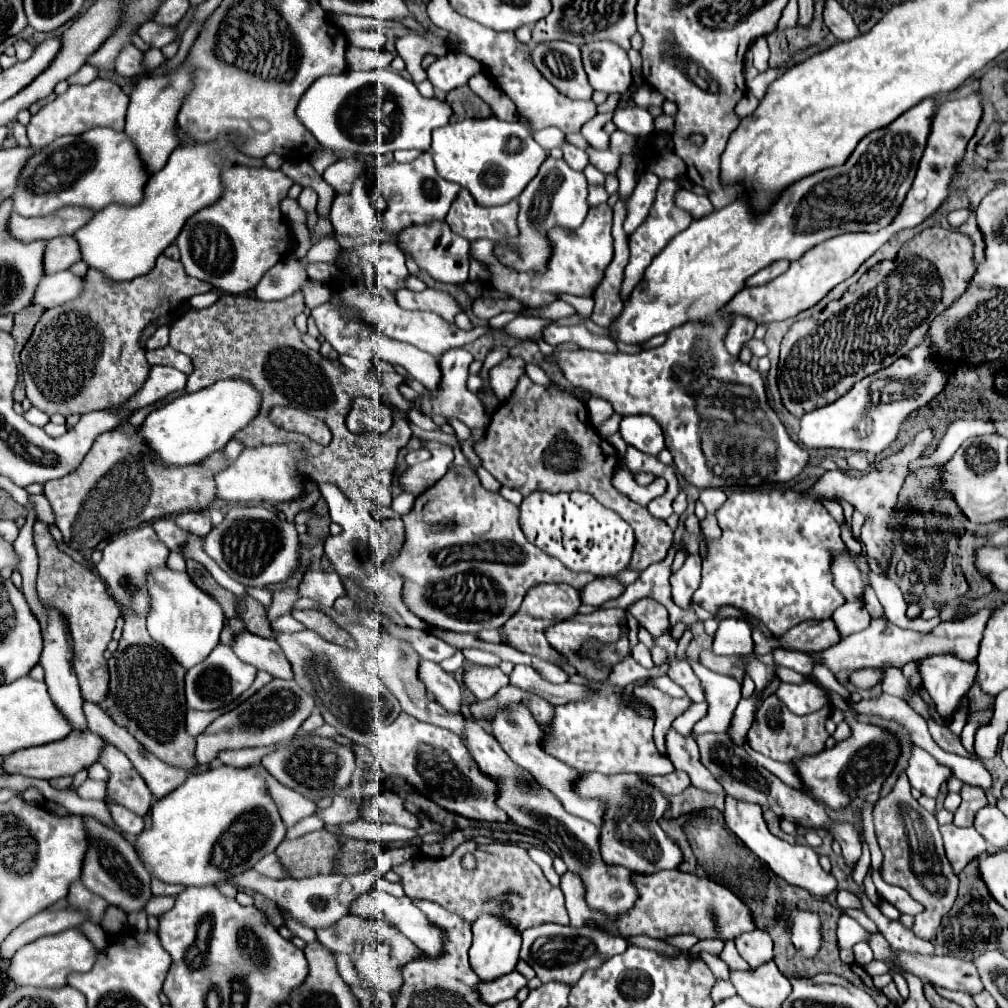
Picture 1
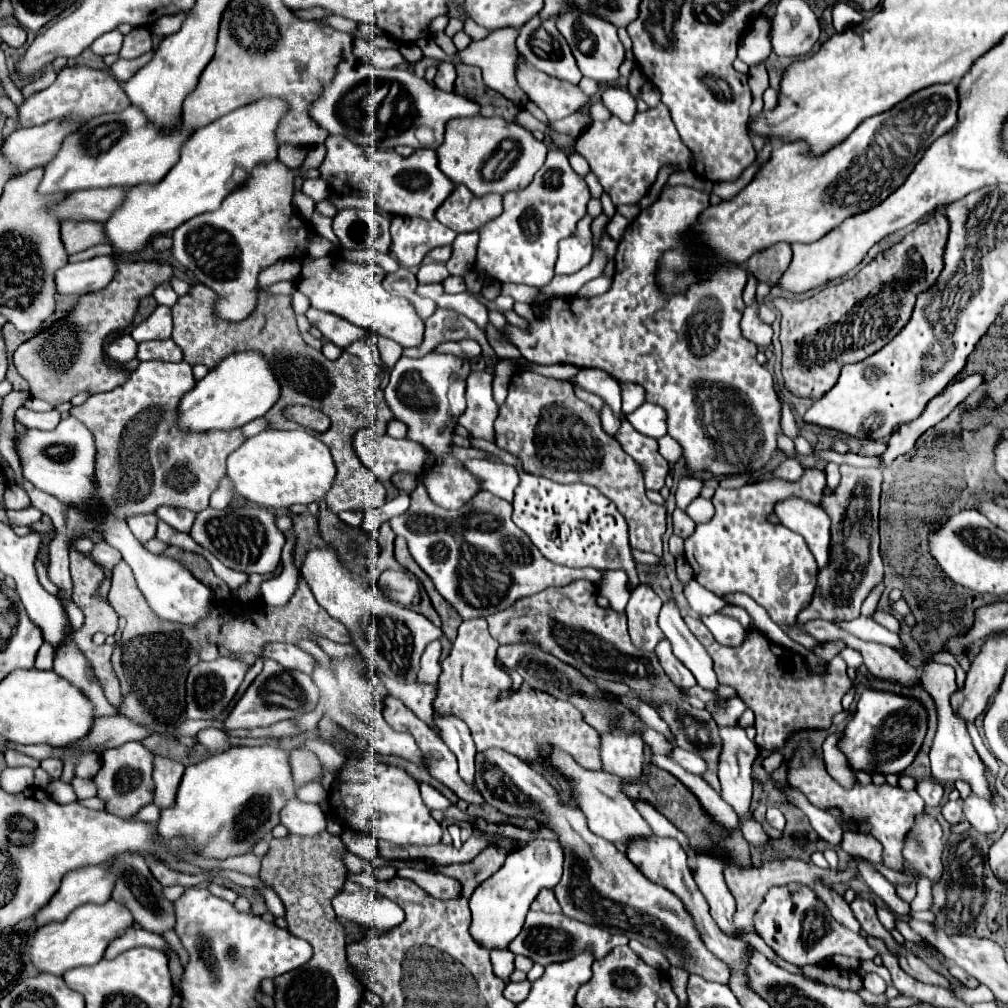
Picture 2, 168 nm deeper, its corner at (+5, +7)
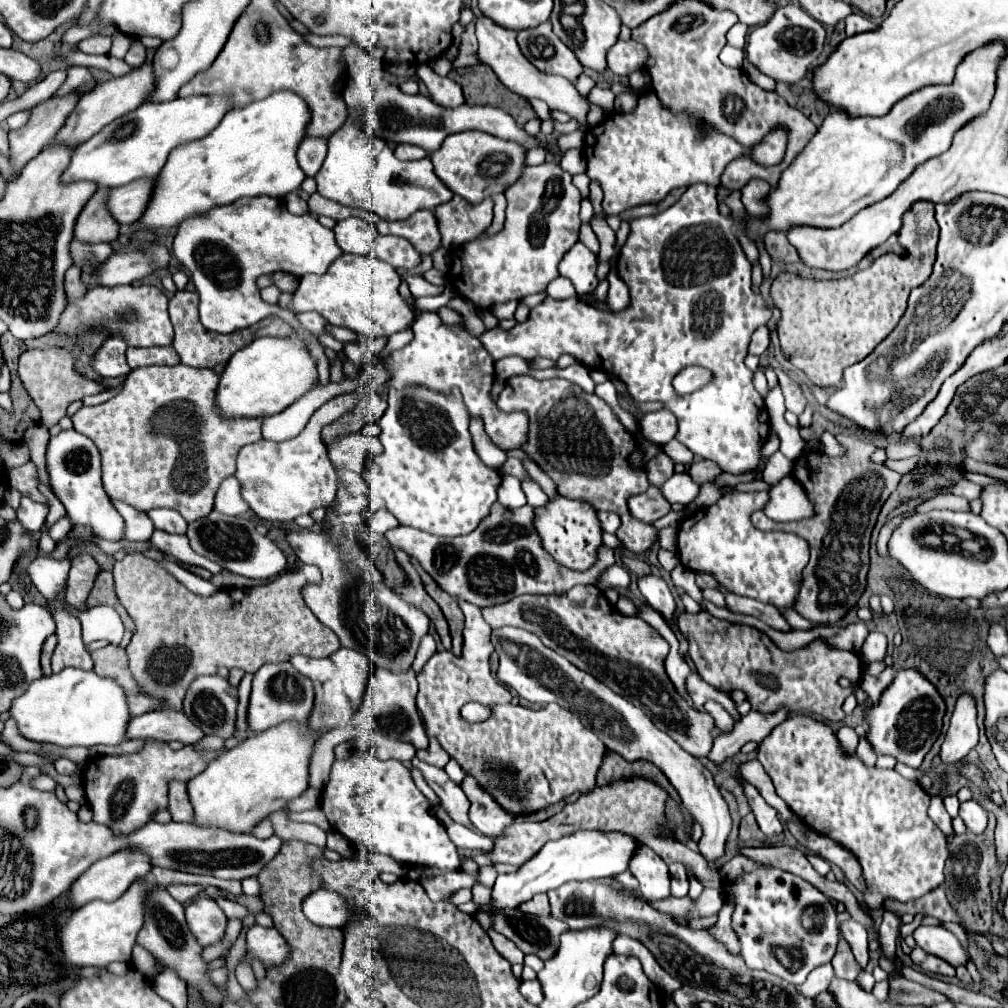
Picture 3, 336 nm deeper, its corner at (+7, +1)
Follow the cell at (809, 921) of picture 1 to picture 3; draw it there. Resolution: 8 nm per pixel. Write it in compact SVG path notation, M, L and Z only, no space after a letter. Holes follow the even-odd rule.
M767 868L767 870L755 870L751 874L745 874L737 878L733 886L733 896L737 902L735 914L733 914L733 930L739 936L741 942L741 956L745 958L749 968L763 968L795 986L803 984L807 974L831 962L831 958L837 952L839 944L839 930L837 930L837 912L831 904L831 900L821 894L817 888L813 888L809 882L805 882L799 876L793 876L789 872L783 872L779 868Z

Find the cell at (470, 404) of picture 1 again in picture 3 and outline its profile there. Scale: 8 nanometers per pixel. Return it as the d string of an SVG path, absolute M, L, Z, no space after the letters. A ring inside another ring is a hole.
M405 384L403 388L389 386L387 410L379 420L383 444L383 454L371 456L373 470L367 464L365 480L369 490L381 496L387 504L387 510L397 516L401 524L431 532L435 536L461 536L469 534L477 528L481 518L489 514L491 504L497 500L497 486L501 476L485 466L473 450L471 434L469 434L469 412L465 412L465 404L461 404L461 392L433 392L433 388L425 388L425 384Z

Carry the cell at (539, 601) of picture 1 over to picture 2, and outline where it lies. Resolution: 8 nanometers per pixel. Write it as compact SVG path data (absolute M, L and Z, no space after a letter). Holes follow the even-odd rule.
M575 580L561 588L547 588L535 596L519 598L513 606L487 616L489 632L499 644L515 642L523 630L529 630L533 638L543 642L543 650L551 650L559 660L583 670L583 674L623 682L643 702L661 702L655 710L661 720L667 722L675 744L683 750L699 750L703 758L715 766L719 760L719 726L707 710L693 708L687 698L689 694L675 686L663 672L663 666L655 652L639 650L631 644L627 634L627 616L613 608L601 608L597 604L599 590L589 580Z

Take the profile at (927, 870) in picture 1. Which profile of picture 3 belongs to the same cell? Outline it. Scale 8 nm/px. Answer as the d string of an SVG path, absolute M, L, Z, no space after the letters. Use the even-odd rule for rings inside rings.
M884 910L881 928L881 944L883 944L883 954L879 964L885 968L887 974L897 974L895 966L893 966L893 958L896 958L896 942L899 938L899 924L901 924L901 916L891 910Z

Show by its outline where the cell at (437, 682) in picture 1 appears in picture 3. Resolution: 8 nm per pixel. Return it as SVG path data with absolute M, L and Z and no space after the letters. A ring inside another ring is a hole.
M465 774L461 788L463 788L465 796L469 796L469 802L471 802L469 820L481 834L495 838L507 826L513 824L513 814L509 814L505 808L501 808L501 804L497 804L493 800L493 796L489 796L489 792L485 792L481 788L481 784L475 784L475 780L471 780L471 776Z

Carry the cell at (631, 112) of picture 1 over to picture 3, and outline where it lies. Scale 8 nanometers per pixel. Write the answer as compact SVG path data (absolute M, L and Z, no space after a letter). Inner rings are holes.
M595 86L595 88L591 90L591 94L589 94L589 102L591 102L591 104L597 104L599 108L603 108L603 110L607 110L607 112L611 114L611 112L613 112L615 94L613 94L609 88L599 88L599 86Z

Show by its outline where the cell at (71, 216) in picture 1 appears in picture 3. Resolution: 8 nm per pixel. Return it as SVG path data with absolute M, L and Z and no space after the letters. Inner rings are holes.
M135 180L133 184L113 188L107 196L107 210L117 220L117 224L133 224L141 218L149 196L153 190L153 180Z

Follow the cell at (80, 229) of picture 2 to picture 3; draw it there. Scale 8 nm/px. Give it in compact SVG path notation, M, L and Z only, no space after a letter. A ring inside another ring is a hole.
M97 190L93 198L81 210L75 222L75 240L83 240L83 244L97 244L97 242L115 242L119 236L119 224L109 216L105 208L105 198L109 190Z

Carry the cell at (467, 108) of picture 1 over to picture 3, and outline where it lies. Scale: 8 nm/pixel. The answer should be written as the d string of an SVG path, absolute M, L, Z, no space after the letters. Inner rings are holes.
M475 64L467 68L453 68L449 78L461 84L467 104L489 104L509 112L519 126L525 126L527 120L535 118L533 108L521 96L509 92L495 76L495 72L485 64Z

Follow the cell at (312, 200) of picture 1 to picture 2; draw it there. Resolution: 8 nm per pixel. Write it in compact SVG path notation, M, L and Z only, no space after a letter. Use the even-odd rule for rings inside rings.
M307 178L303 182L303 194L311 196L315 202L321 202L321 200L325 200L329 196L329 186L321 178L313 178L313 180Z

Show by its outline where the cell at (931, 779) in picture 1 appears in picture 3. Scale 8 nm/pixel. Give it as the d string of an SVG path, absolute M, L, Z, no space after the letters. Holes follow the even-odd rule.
M933 796L931 802L929 802L929 818L945 832L945 834L951 834L953 828L951 828L951 816L945 812L945 806L943 806L943 800L939 796Z

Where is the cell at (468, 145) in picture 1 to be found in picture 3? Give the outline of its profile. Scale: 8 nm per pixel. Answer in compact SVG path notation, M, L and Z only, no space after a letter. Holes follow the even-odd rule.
M465 130L459 134L451 134L445 138L443 146L431 154L435 174L453 194L463 196L471 204L491 198L493 194L501 194L509 184L515 184L525 170L525 158L525 146L513 140L501 140L481 130Z

